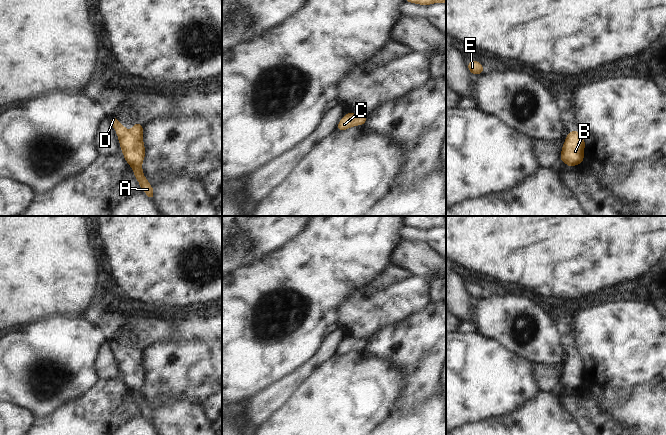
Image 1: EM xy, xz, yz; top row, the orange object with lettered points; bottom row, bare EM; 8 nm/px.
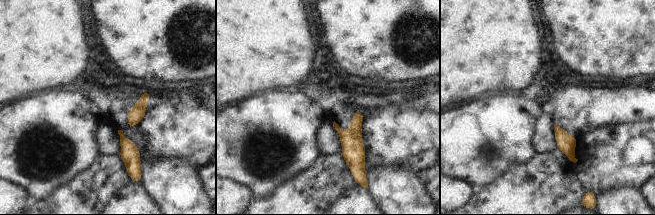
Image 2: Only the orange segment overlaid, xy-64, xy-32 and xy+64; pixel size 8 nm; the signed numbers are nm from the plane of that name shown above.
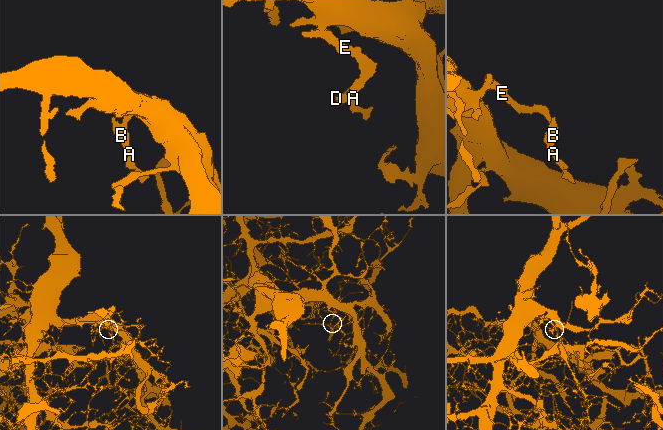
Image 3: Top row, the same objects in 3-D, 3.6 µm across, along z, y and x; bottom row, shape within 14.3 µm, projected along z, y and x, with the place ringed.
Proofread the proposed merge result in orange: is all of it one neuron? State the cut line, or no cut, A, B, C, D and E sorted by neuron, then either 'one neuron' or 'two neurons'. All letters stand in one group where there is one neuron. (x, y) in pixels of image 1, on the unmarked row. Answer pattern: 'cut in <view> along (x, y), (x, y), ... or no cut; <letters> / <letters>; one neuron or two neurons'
no cut; A B C D E; one neuron

